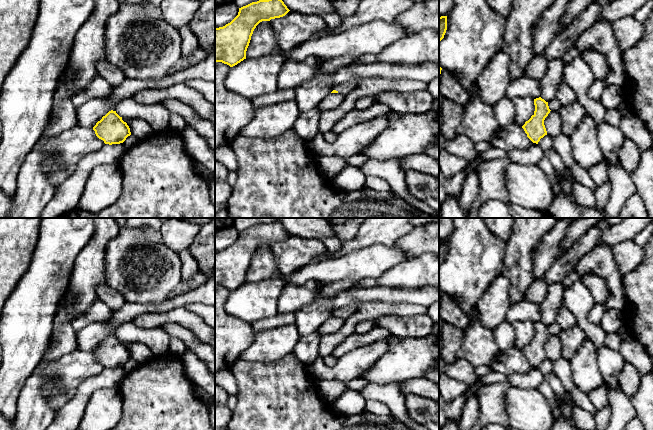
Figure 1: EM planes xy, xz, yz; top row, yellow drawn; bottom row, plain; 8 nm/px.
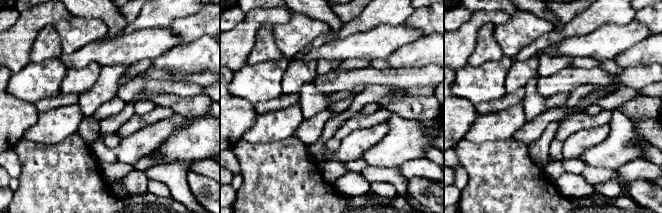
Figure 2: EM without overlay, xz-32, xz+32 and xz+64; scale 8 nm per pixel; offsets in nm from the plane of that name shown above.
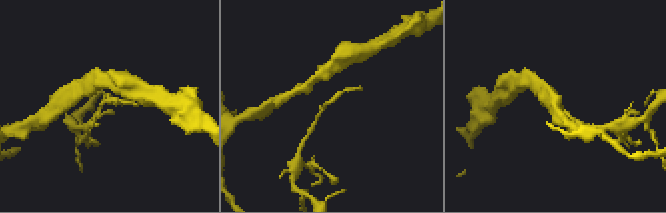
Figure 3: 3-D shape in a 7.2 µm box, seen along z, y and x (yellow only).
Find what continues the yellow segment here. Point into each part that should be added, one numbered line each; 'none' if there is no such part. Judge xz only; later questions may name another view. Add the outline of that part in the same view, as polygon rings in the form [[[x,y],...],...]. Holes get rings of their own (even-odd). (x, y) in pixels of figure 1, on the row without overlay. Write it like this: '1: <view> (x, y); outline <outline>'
1: xz (345, 312); outline [[[354,303],[346,307],[335,309],[334,314],[338,315],[344,320],[347,320],[350,316],[352,316],[355,312],[357,312],[358,309],[359,309],[359,304]]]

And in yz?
none

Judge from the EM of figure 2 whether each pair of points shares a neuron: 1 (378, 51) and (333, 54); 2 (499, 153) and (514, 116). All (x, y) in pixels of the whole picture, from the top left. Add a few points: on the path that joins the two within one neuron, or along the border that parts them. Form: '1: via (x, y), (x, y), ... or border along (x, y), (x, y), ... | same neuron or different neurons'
1: via (367, 50), (344, 50) | same neuron
2: border along (511, 138), (481, 143) | different neurons

